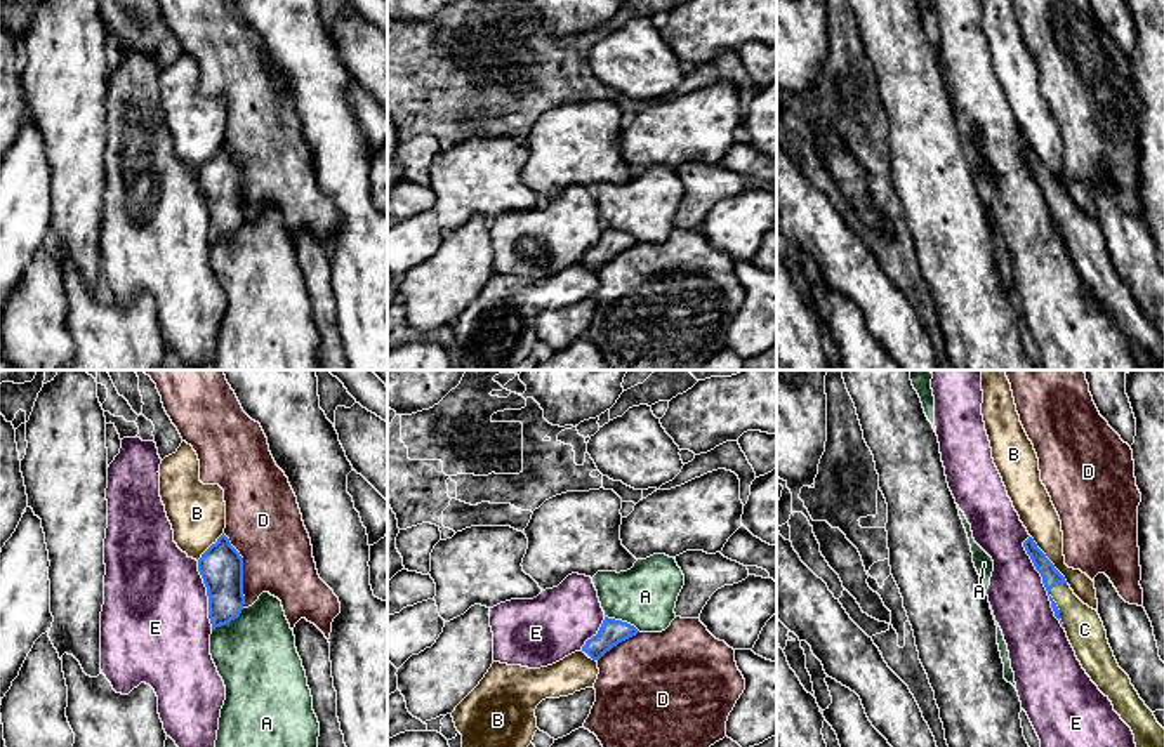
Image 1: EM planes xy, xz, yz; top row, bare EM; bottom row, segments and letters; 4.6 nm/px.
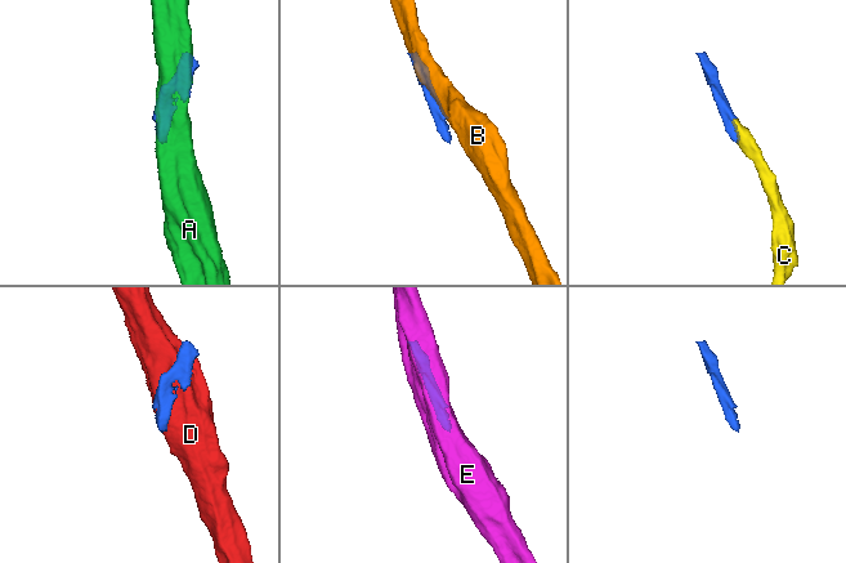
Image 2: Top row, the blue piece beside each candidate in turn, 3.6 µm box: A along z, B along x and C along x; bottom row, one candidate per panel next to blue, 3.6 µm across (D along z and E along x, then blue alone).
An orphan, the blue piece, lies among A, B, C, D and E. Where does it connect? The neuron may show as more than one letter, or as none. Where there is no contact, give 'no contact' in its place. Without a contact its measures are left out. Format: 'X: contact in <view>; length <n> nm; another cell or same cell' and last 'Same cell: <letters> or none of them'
A: contact in xy; length 180 nm; another cell
B: contact in yz; length 280 nm; another cell
C: contact in yz; length 200 nm; same cell
D: contact in xy; length 360 nm; another cell
E: contact in yz; length 460 nm; another cell
Same cell: C

